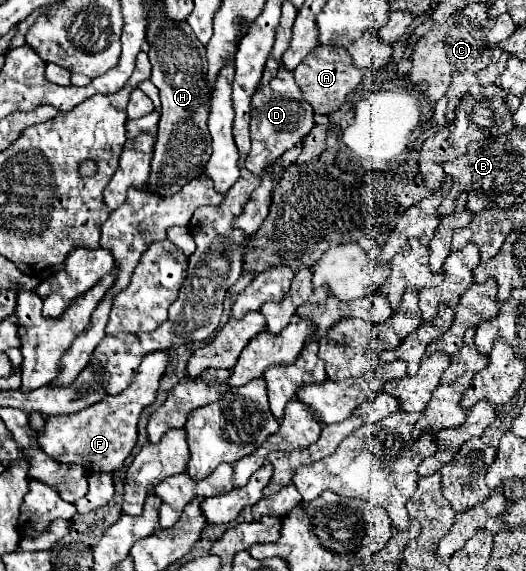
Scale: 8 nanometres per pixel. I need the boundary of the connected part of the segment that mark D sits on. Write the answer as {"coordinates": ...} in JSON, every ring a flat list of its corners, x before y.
{"coordinates":[[282,65,278,69,276,79,272,79,266,87,258,87,252,97,252,121,250,121,250,139,252,149,246,159,246,169,254,175,262,175,262,171,284,151,292,149,296,143,304,141,304,137,314,127,314,113,312,107,300,97,298,85]]}

